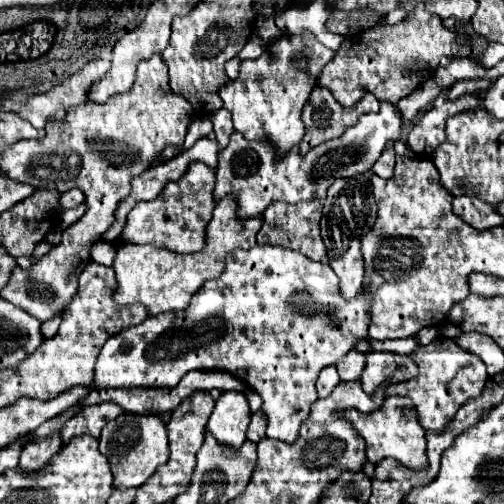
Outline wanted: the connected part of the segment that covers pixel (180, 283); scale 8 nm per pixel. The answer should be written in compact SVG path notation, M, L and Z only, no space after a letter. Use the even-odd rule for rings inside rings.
M224 196L216 208L214 216L206 228L206 246L194 254L176 254L170 250L160 250L156 246L128 246L124 244L116 258L114 270L118 280L118 290L114 294L116 302L142 302L148 306L150 316L162 312L178 312L190 304L190 298L200 290L206 280L218 278L224 272L224 258L234 248L248 248L256 244L256 234L262 226L262 216L252 216L248 220L238 218L238 204L232 196Z

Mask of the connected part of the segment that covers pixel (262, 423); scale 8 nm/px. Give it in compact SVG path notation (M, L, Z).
M258 410L252 414L252 422L248 426L246 438L252 442L258 442L260 438L264 438L264 434L266 434L266 414L262 410Z

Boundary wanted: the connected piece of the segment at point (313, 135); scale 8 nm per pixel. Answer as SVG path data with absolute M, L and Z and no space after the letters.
M316 86L302 112L306 134L298 146L300 154L306 154L310 148L322 142L338 138L348 126L354 126L362 114L376 112L378 106L380 102L374 98L374 94L364 94L354 106L344 108L328 90Z

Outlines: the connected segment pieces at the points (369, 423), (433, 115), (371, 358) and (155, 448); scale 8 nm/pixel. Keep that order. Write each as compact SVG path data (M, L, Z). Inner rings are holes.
M388 396L384 400L384 404L370 414L362 414L358 410L344 410L342 418L348 420L360 432L360 436L364 438L366 458L372 464L380 462L380 458L392 456L398 462L404 462L404 466L408 466L412 470L422 470L424 466L428 466L424 428L418 424L416 410L414 410L410 398L406 398L406 396Z
M464 94L456 100L446 100L440 106L434 106L420 118L420 128L412 128L406 142L408 146L420 154L428 156L442 140L444 140L444 120L452 114L466 112L476 106L476 98L472 94Z
M372 351L367 354L366 366L360 376L364 390L372 395L375 389L388 380L397 368L392 352Z
M126 412L120 418L108 422L100 434L100 452L108 458L116 488L138 488L156 470L156 466L168 462L168 438L164 422L152 414Z

